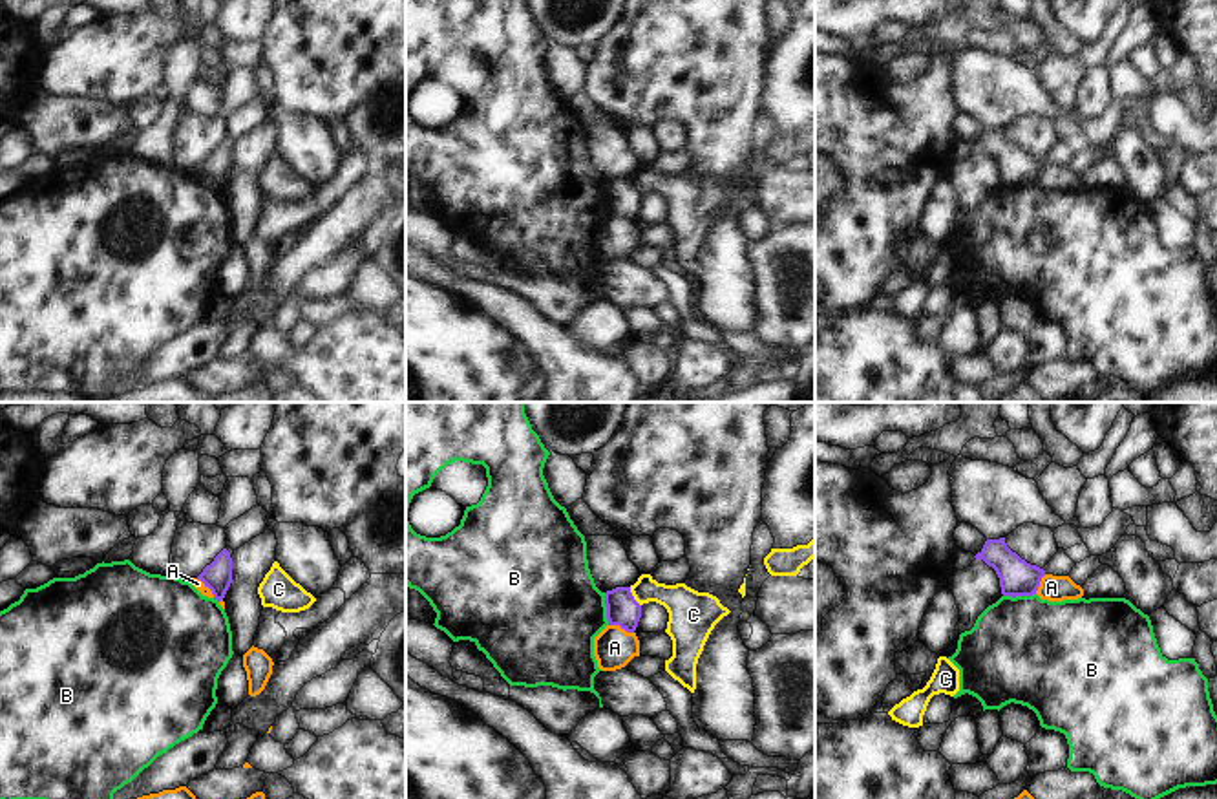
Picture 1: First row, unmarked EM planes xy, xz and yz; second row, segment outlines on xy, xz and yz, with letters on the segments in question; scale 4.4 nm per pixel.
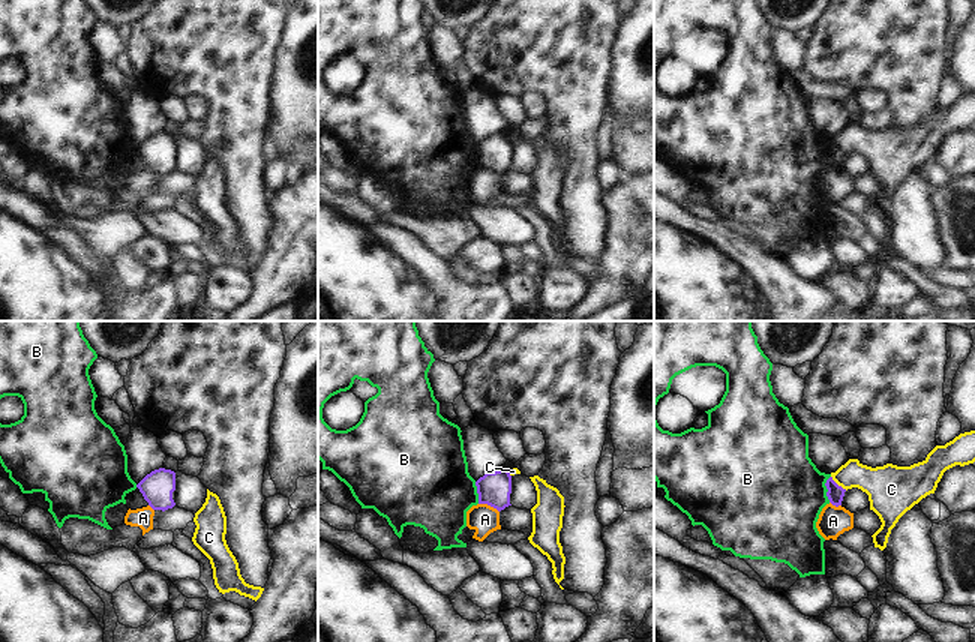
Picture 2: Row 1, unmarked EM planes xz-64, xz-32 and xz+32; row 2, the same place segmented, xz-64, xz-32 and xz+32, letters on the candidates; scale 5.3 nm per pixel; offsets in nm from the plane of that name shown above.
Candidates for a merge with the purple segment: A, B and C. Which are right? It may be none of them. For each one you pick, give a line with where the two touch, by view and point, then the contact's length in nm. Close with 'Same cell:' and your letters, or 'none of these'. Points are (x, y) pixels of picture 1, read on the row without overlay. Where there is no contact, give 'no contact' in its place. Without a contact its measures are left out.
Same cell: none of these

